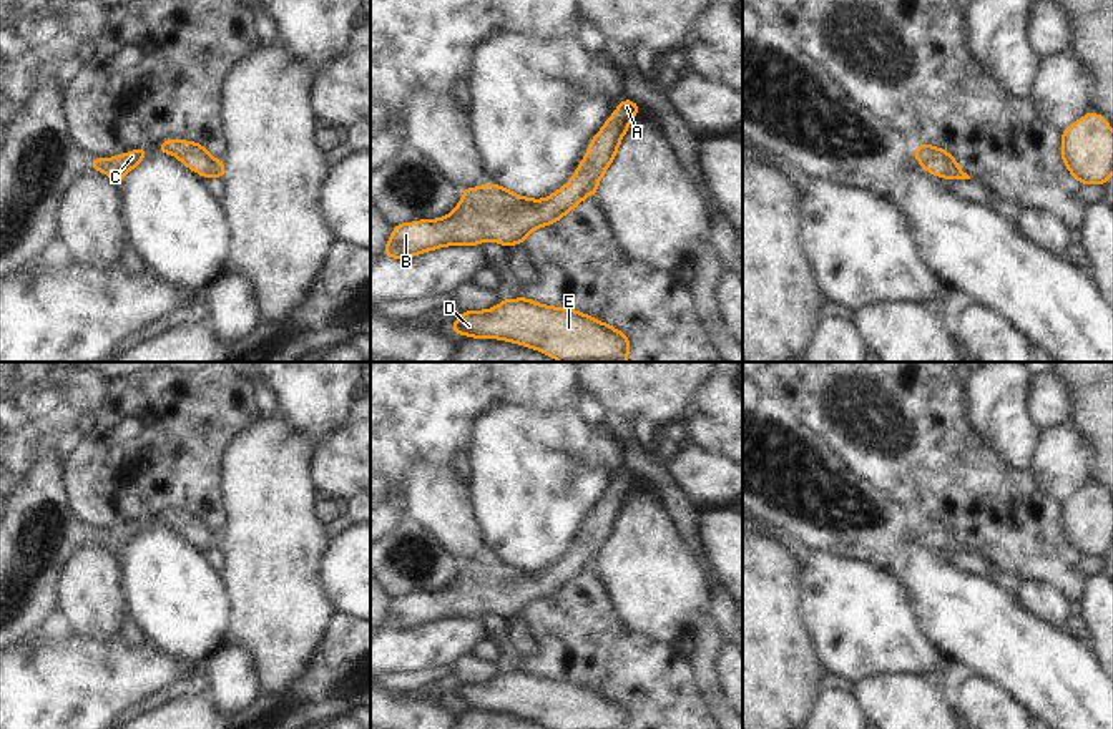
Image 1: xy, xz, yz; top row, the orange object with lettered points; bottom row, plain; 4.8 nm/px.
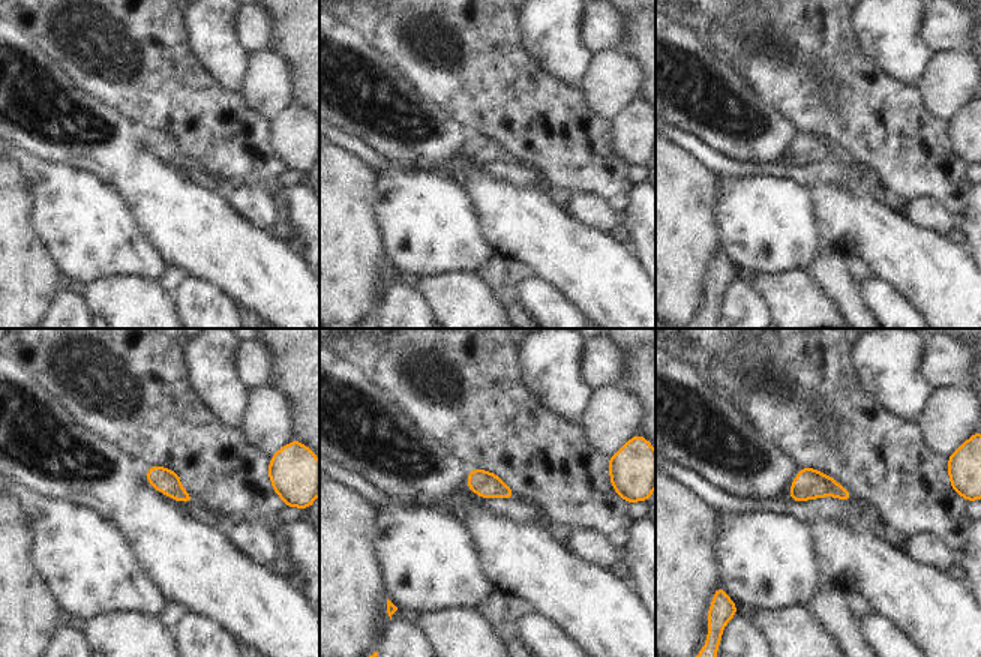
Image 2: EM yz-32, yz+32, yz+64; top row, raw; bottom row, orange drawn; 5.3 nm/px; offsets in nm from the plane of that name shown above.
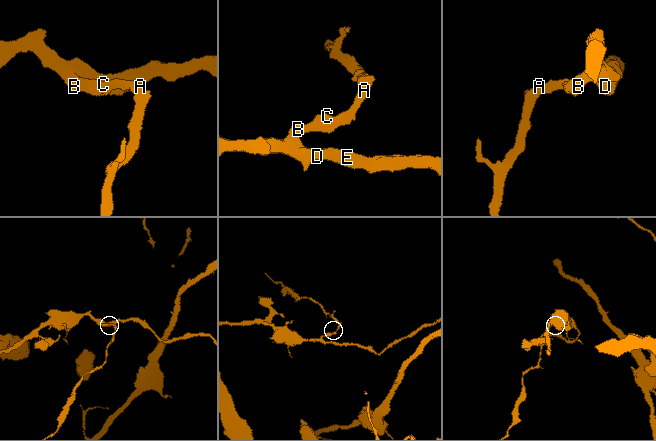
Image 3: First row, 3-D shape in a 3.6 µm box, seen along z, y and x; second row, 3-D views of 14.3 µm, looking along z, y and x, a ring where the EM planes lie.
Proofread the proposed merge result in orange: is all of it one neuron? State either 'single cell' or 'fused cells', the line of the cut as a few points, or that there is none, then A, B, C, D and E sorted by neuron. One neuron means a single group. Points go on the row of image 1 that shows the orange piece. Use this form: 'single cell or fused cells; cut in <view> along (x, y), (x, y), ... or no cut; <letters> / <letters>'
single cell; no cut; A B C D E

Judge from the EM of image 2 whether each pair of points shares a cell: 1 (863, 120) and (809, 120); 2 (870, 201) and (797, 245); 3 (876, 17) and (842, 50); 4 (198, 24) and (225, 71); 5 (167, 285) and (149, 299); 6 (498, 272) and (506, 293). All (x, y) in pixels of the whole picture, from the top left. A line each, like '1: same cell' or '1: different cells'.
1: same cell
2: different cells
3: different cells
4: same cell
5: different cells
6: same cell

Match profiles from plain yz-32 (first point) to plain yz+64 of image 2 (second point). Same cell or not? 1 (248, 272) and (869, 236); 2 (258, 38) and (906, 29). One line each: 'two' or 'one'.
1: one
2: two

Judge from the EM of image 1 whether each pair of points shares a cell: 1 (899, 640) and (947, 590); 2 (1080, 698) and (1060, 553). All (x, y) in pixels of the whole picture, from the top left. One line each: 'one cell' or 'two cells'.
1: two cells
2: two cells

